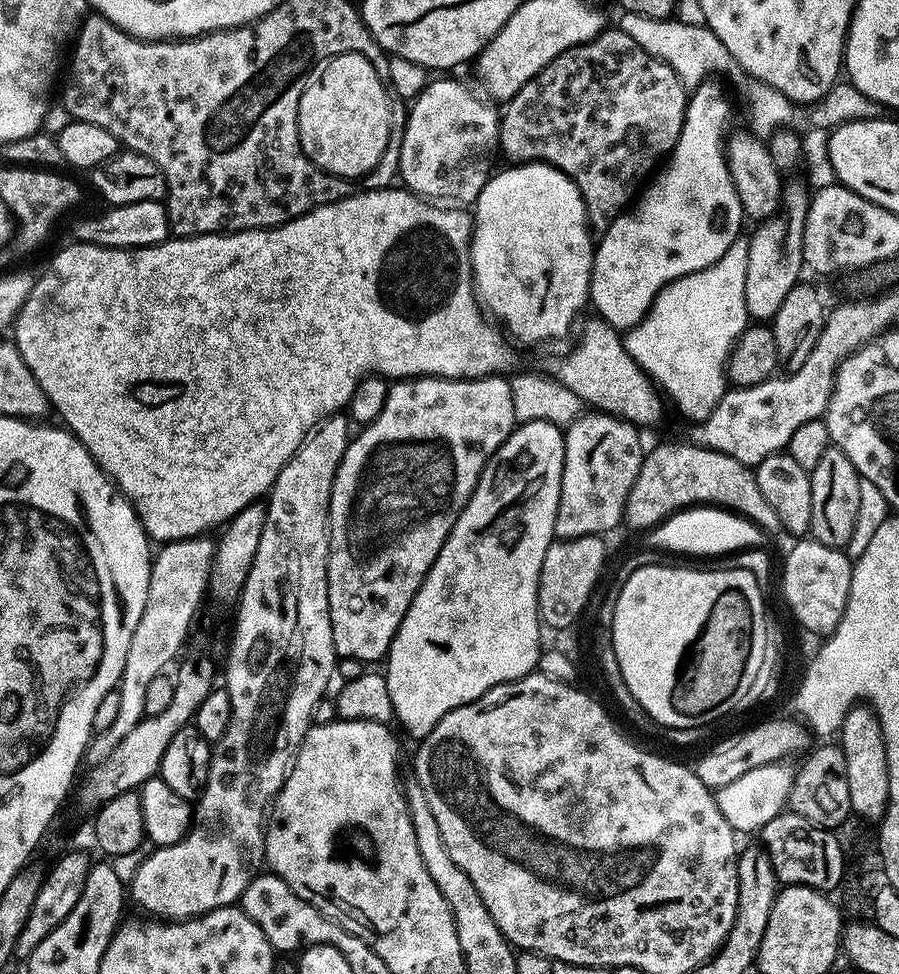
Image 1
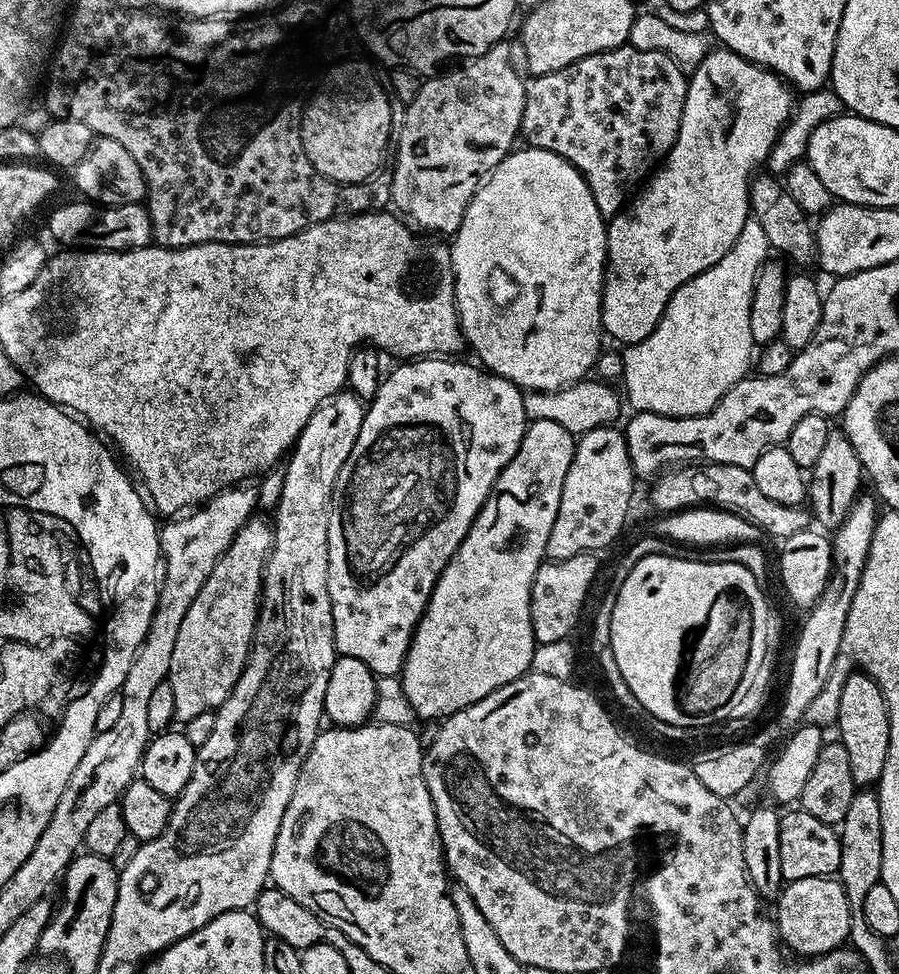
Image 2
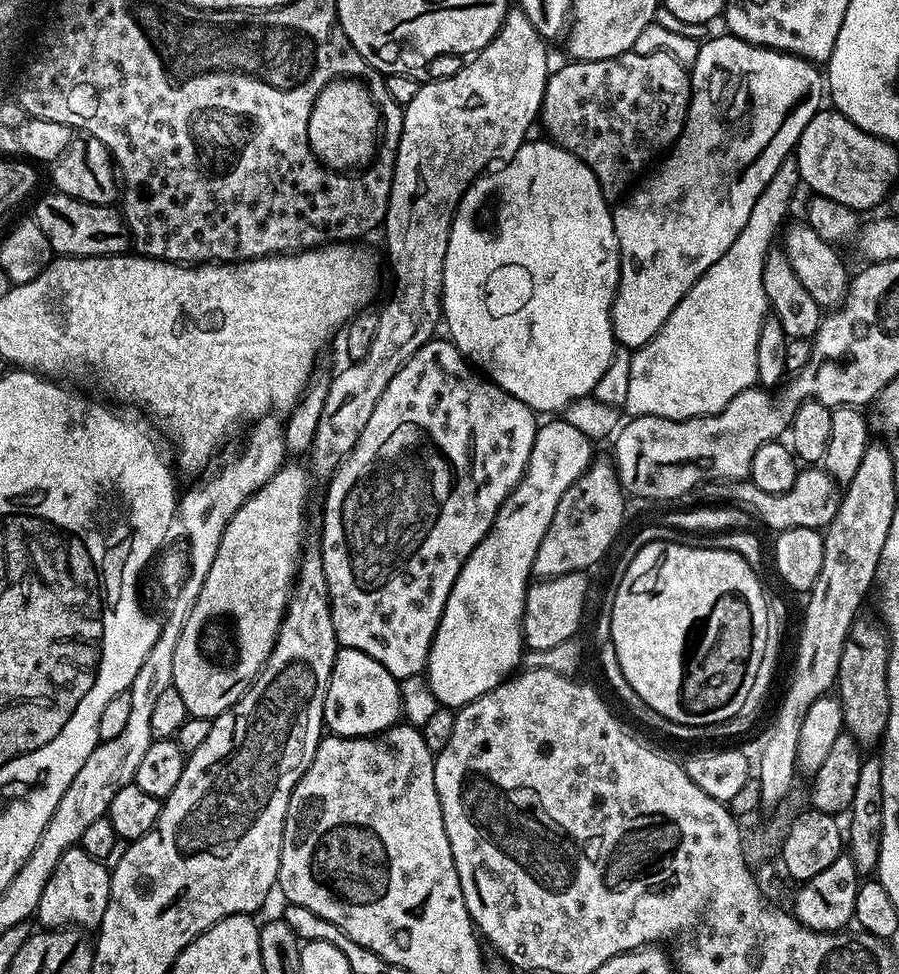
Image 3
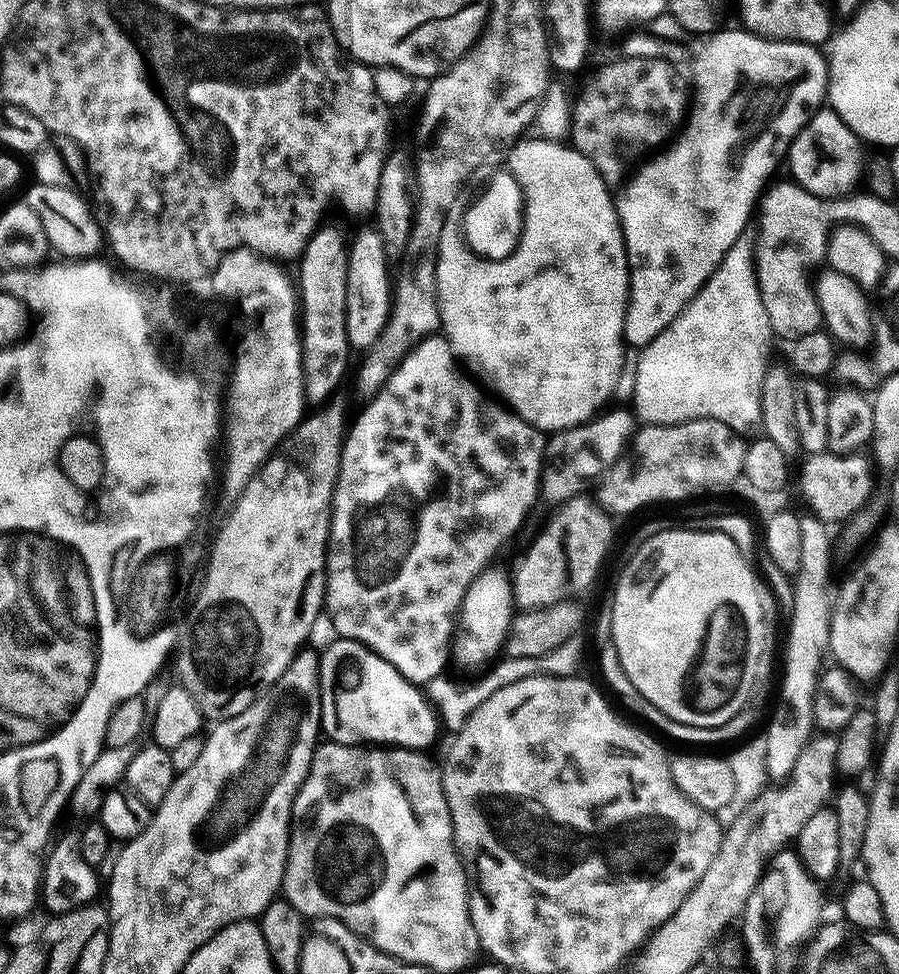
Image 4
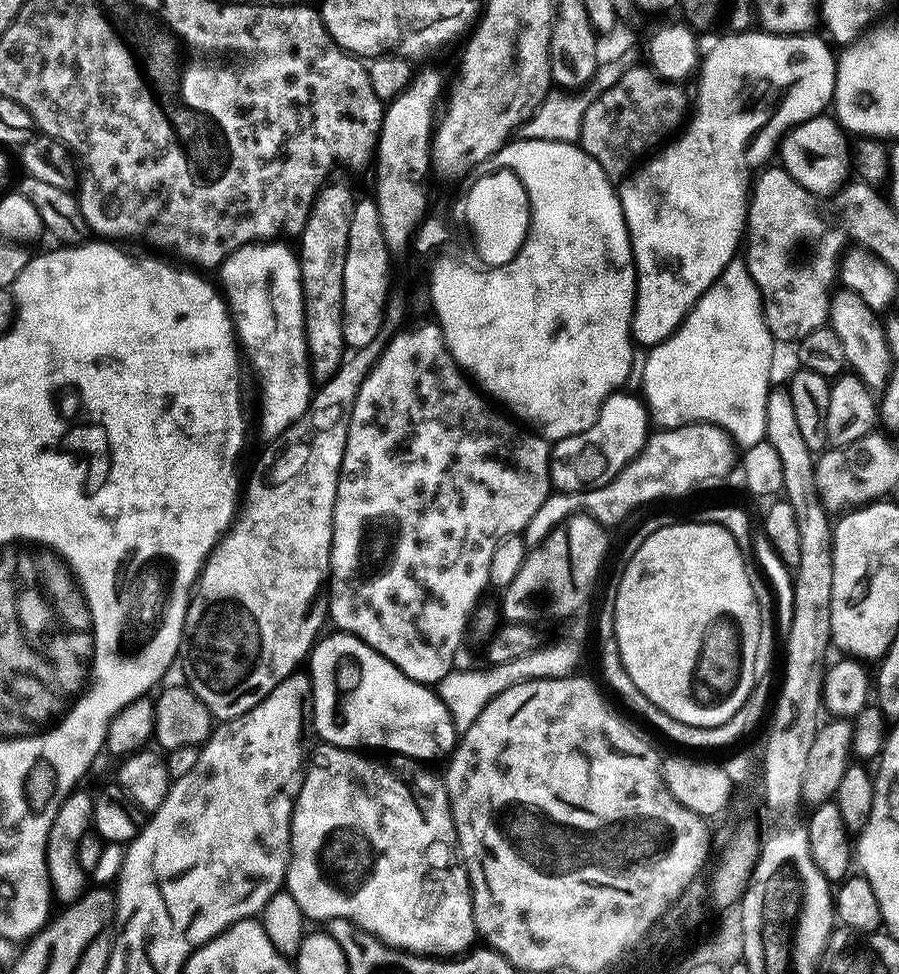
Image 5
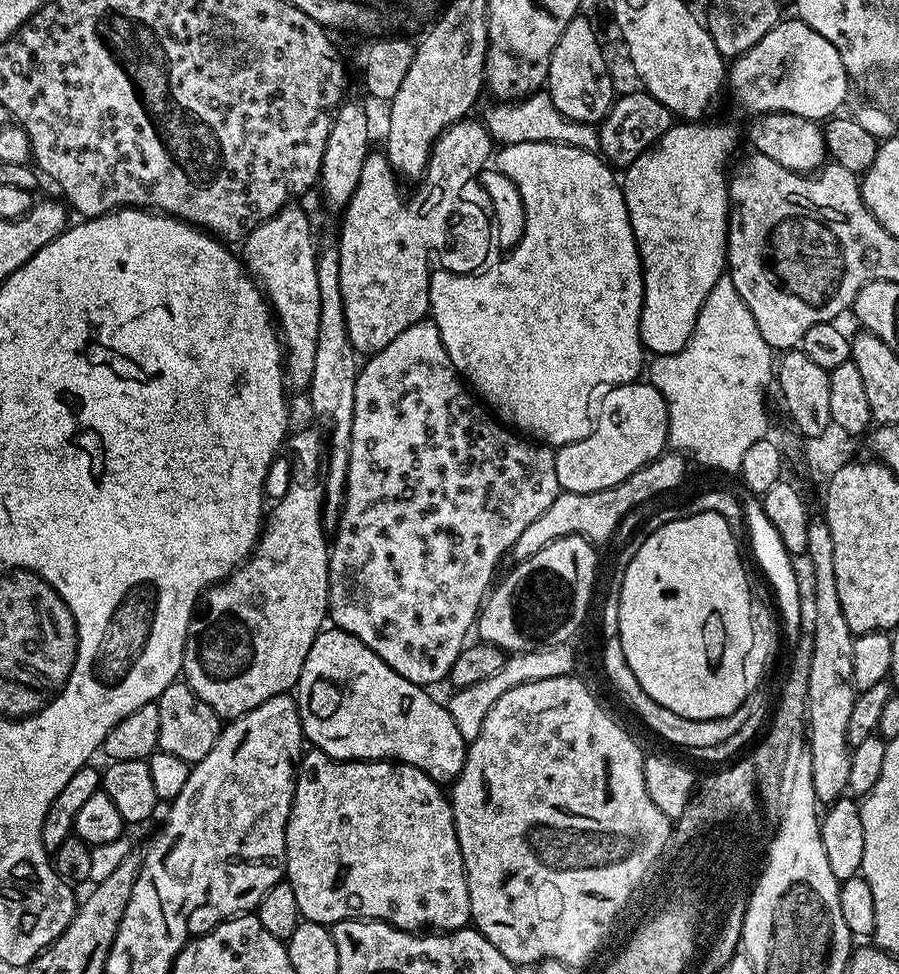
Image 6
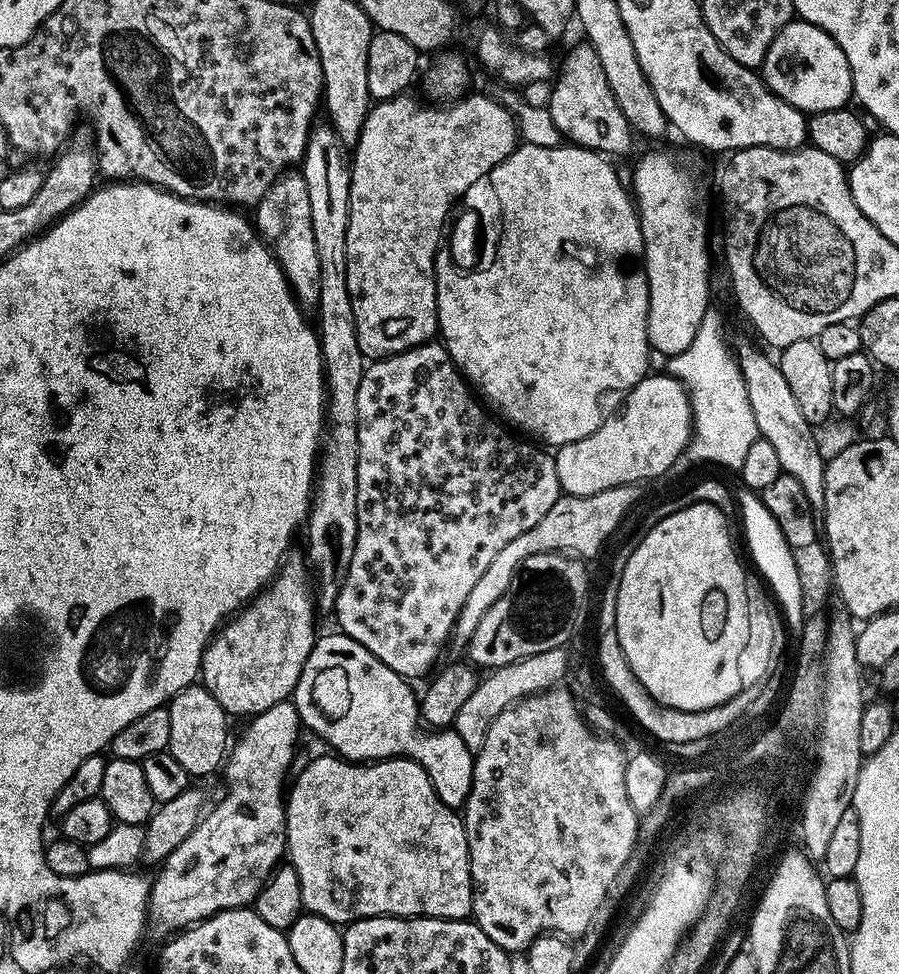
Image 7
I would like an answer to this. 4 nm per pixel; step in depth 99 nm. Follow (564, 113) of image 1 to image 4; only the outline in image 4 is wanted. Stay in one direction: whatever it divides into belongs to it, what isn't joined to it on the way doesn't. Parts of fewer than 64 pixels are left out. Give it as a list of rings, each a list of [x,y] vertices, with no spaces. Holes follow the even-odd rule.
[[[624,56],[619,59],[602,65],[585,82],[580,97],[575,97],[571,105],[571,147],[582,153],[592,163],[594,170],[598,170],[598,174],[609,186],[623,185],[634,166],[639,165],[653,150],[667,145],[685,123],[686,113],[690,108],[689,89],[686,84],[686,89],[684,89],[684,84],[676,73],[679,71],[669,61],[633,56]]]

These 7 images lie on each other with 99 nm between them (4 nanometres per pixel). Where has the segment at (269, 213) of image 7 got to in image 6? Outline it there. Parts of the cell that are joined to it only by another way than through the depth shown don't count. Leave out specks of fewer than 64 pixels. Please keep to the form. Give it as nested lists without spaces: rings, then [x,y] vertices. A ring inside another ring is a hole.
[[[297,206],[283,208],[269,220],[261,222],[254,231],[249,232],[242,241],[242,260],[247,271],[258,278],[278,325],[282,343],[286,349],[286,380],[300,390],[307,389],[314,374],[314,350],[318,350],[318,318],[322,314],[322,298],[318,294],[318,244],[312,241],[312,224],[308,216]]]

